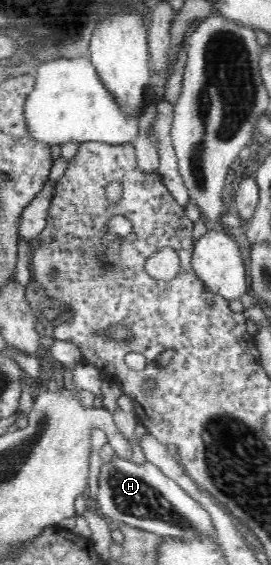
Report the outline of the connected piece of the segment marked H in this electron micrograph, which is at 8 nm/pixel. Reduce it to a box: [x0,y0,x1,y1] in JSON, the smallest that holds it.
[97,455,218,547]

